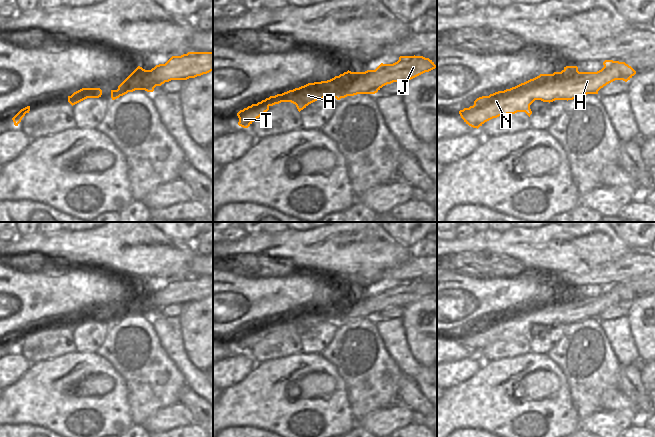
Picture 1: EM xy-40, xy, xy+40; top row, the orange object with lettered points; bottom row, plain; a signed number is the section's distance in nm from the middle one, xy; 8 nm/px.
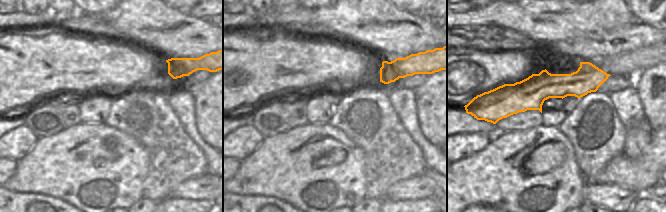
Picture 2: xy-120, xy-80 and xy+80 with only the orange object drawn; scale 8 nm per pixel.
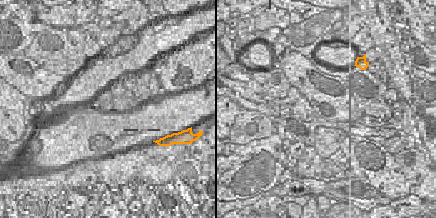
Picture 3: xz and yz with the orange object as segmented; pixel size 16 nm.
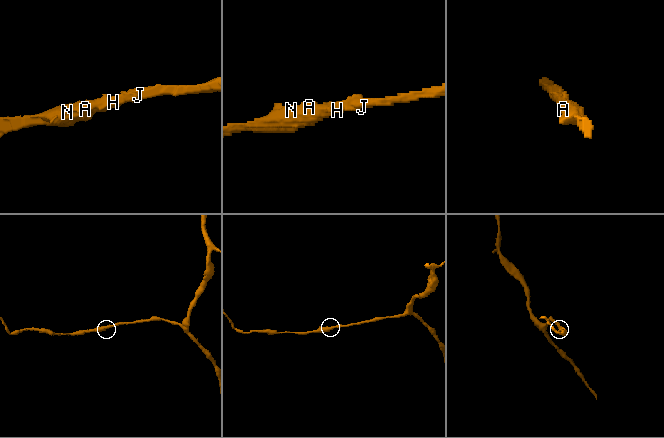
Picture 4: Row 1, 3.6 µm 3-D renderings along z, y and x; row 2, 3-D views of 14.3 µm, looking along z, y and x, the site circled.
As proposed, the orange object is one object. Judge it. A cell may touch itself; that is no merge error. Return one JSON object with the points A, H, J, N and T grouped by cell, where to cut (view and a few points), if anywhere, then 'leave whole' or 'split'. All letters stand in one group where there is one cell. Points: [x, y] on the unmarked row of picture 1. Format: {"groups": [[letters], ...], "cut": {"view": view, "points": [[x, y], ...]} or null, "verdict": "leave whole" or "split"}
{"groups": [["A", "H", "J", "N", "T"]], "cut": null, "verdict": "leave whole"}

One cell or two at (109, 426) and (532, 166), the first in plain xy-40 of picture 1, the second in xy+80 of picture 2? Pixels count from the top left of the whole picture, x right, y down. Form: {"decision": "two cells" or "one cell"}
{"decision": "two cells"}

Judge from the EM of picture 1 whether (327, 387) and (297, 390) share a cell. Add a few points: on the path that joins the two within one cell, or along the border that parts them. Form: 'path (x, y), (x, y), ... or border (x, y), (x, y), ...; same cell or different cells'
path (320, 387), (307, 387), (304, 389); same cell

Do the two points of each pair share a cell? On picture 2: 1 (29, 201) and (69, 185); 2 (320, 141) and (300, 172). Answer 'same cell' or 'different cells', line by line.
1: different cells
2: same cell

